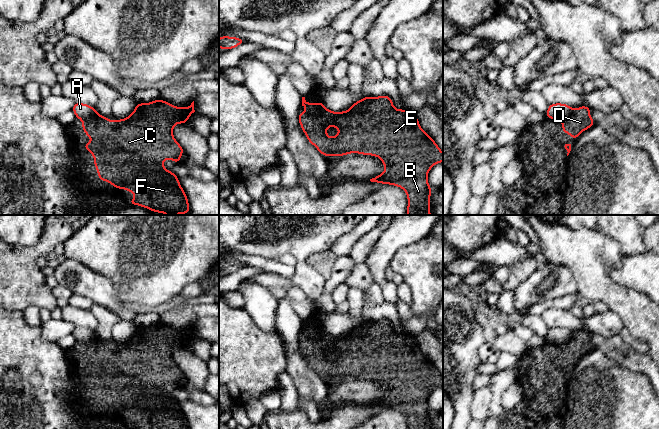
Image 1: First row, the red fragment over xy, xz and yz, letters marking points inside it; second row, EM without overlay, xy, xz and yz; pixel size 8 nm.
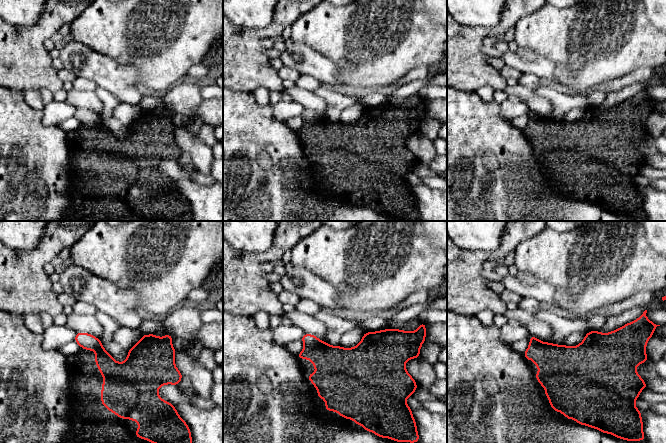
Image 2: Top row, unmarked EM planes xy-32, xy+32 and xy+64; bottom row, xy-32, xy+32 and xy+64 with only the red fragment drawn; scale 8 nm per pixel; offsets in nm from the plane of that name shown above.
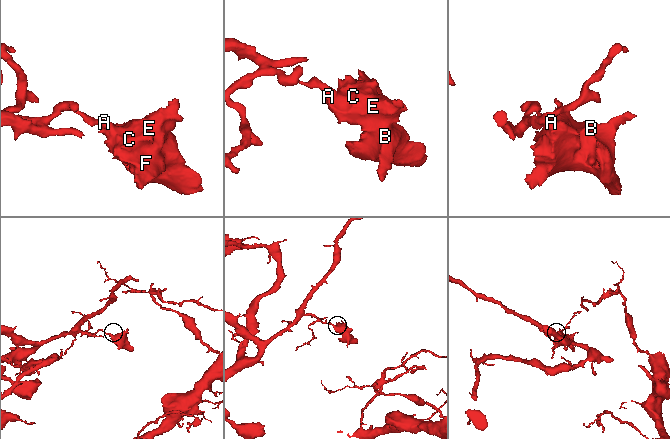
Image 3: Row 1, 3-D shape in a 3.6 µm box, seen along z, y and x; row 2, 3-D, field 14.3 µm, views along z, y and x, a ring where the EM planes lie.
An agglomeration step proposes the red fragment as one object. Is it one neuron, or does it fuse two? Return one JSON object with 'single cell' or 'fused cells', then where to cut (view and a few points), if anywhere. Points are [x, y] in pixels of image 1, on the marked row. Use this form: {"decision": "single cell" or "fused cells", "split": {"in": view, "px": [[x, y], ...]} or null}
{"decision": "fused cells", "split": {"in": "xy", "px": [[96, 112], [87, 118], [76, 118]]}}

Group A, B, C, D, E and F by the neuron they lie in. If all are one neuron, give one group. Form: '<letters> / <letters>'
A / B C D E F

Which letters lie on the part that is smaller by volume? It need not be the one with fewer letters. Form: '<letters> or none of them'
B, C, D, E, F

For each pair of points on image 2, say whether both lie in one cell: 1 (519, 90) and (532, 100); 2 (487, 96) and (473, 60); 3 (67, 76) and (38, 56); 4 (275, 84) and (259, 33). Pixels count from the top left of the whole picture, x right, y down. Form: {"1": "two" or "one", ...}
{"1": "one", "2": "two", "3": "two", "4": "one"}

